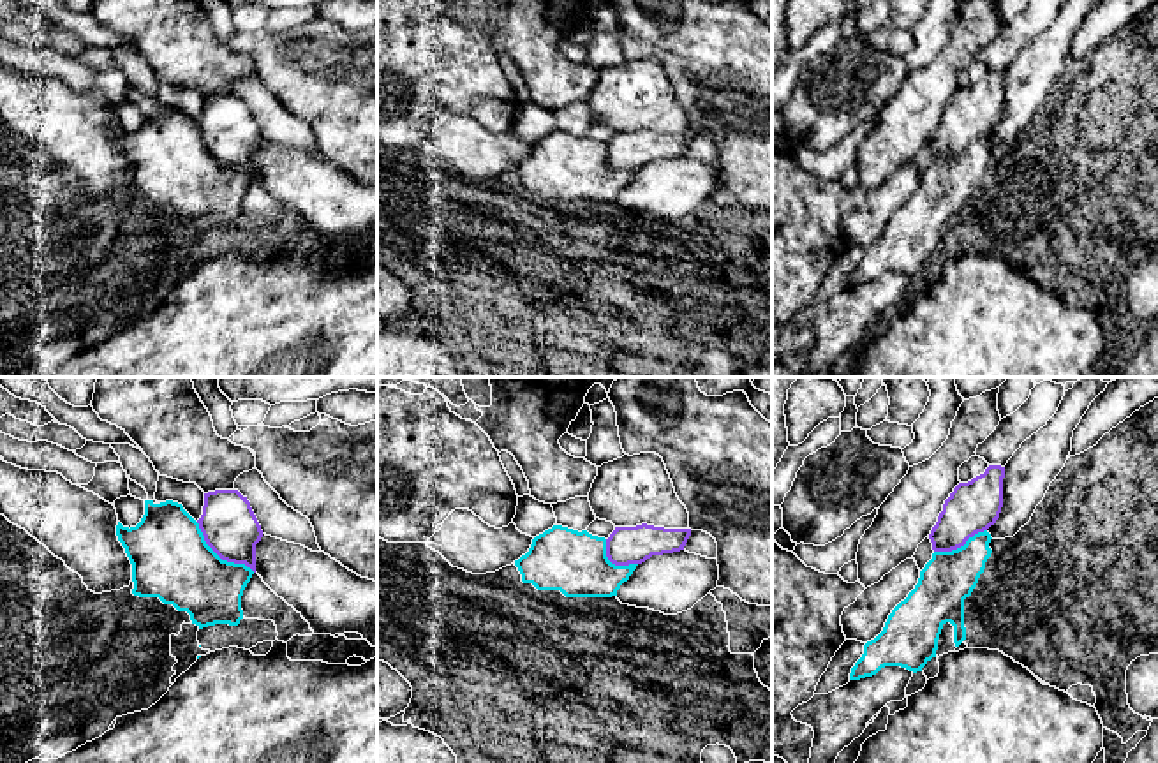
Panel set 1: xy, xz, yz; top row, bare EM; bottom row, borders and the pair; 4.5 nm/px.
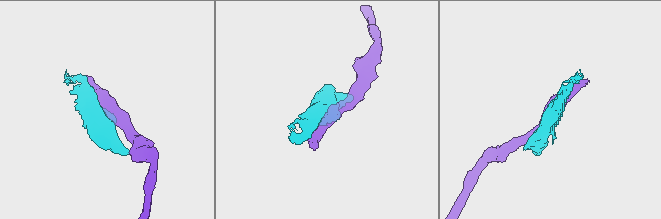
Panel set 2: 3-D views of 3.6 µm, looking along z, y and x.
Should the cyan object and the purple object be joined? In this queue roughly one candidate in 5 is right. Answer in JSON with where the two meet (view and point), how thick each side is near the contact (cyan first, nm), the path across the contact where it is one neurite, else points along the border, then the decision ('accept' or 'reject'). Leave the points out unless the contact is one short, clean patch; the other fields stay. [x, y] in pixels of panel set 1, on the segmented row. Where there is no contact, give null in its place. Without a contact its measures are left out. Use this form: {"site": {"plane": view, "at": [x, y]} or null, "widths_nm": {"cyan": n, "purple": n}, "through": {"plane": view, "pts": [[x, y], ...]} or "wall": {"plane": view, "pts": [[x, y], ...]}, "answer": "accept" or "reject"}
{"site": {"plane": "xy", "at": [219, 557]}, "widths_nm": {"cyan": 360, "purple": 260}, "answer": "reject"}

